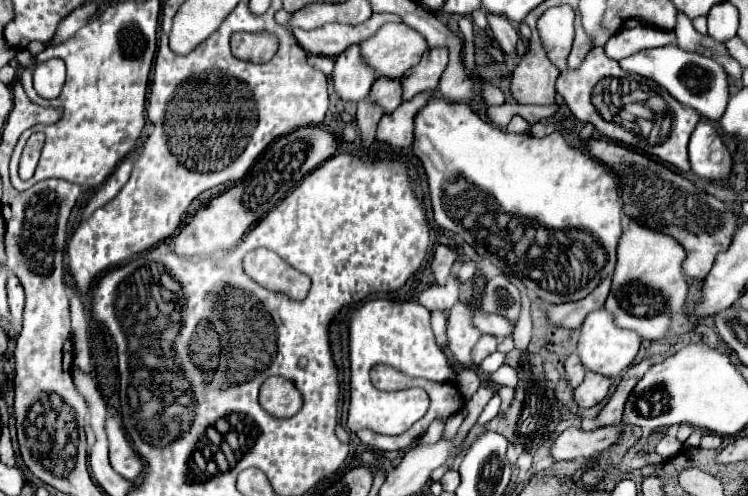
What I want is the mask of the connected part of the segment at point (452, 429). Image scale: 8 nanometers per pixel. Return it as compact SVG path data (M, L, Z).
M462 408L460 412L456 412L448 422L446 422L446 426L444 426L444 434L442 434L442 438L452 438L456 432L458 432L458 428L460 428L460 424L462 424L462 420L466 418L466 414L468 414L468 410L466 408Z

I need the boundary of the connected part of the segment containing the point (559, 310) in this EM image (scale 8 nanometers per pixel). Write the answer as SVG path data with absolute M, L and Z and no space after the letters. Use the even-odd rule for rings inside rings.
M610 278L602 280L602 284L598 284L598 288L594 288L594 292L590 292L590 296L586 296L586 298L582 298L578 302L548 306L548 318L556 326L576 330L576 328L582 326L584 318L592 310L598 310L598 308L604 306L604 302L608 298L608 292L610 292Z

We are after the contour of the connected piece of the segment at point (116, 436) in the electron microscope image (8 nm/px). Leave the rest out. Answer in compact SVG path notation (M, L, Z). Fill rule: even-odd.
M109 417L105 428L109 440L109 460L112 468L118 474L126 476L126 480L136 480L142 474L144 464L127 440L121 423L114 417Z

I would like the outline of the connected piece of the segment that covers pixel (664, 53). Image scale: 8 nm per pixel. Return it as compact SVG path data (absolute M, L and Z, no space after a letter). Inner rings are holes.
M674 44L674 46L662 46L662 48L654 48L654 50L646 50L646 52L622 58L618 64L626 72L640 74L644 78L658 82L680 104L694 108L700 116L708 120L718 120L726 108L726 102L730 96L730 82L728 82L726 70L714 58L708 58L698 52L682 50L680 46Z

